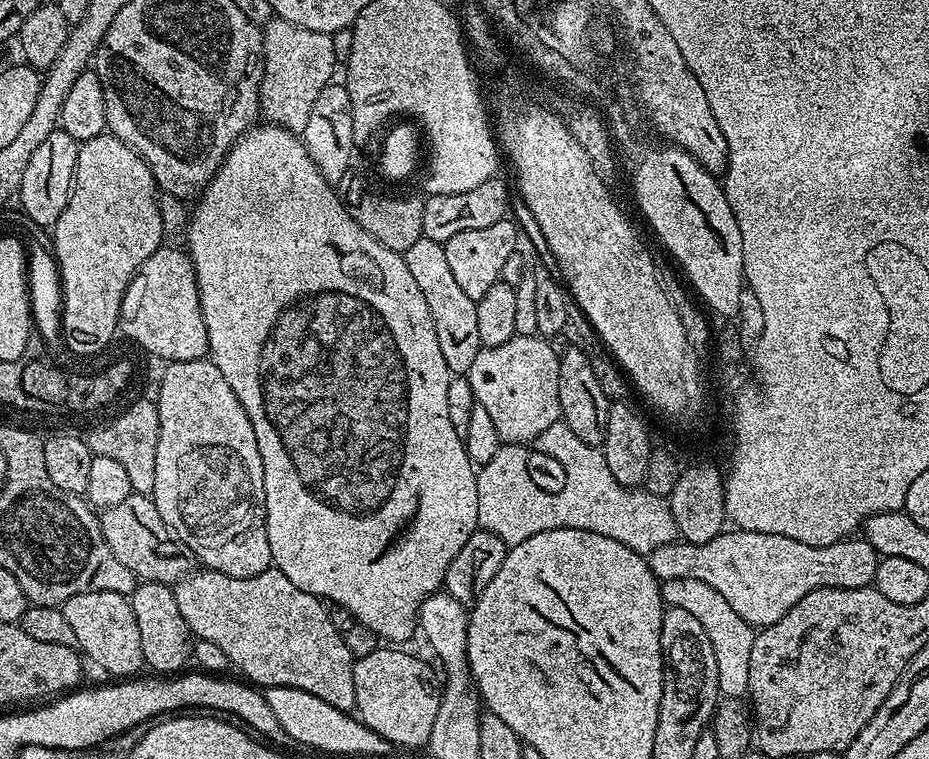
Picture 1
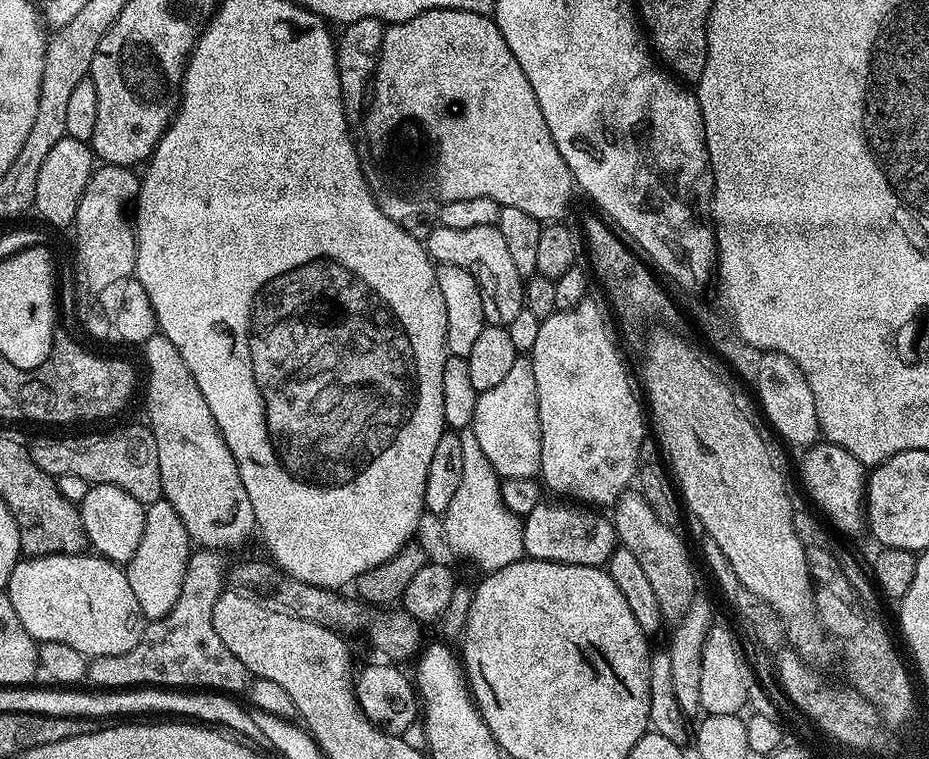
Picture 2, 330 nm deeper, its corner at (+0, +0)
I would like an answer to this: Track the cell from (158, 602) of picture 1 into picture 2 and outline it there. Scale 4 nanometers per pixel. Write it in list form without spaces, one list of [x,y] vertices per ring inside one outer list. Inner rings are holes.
[[[162,498],[145,507],[142,542],[138,542],[134,558],[130,558],[126,565],[128,581],[145,621],[160,620],[174,610],[174,602],[178,602],[178,594],[182,594],[182,582],[188,573],[188,557],[193,551],[194,545],[188,538],[186,526],[182,526],[178,510],[174,510],[168,500]]]

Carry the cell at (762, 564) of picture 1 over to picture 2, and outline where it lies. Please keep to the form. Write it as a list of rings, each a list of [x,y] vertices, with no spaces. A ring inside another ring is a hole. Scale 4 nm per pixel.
[[[541,502],[530,510],[524,521],[524,556],[529,560],[545,560],[559,564],[581,564],[591,568],[607,563],[618,546],[616,530],[607,515],[572,502]]]

